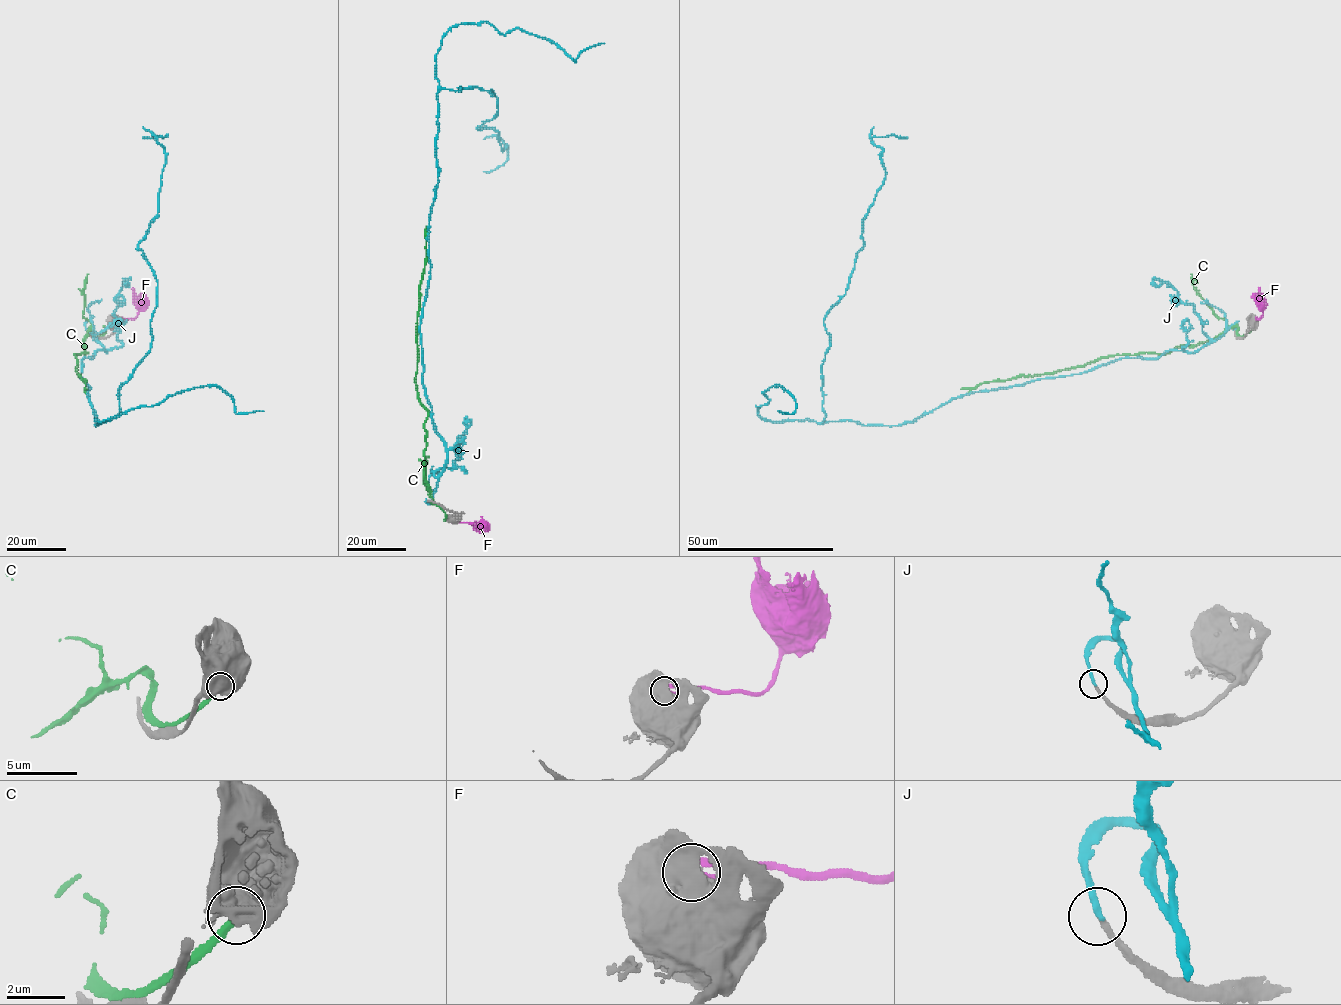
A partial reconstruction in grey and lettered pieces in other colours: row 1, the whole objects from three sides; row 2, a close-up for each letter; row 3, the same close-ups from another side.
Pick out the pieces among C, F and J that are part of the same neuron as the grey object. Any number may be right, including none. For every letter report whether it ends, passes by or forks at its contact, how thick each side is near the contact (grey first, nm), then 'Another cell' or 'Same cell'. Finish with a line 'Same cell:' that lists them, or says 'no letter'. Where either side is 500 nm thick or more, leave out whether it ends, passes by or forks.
C: It passes by. Thickness 140 nm (grey) against 280 nm. Another cell
F: Thickness 950 nm (grey) against 500 nm. Another cell
J: It ends there. Thickness 190 nm (grey) against 320 nm. Same cell
Same cell: J

